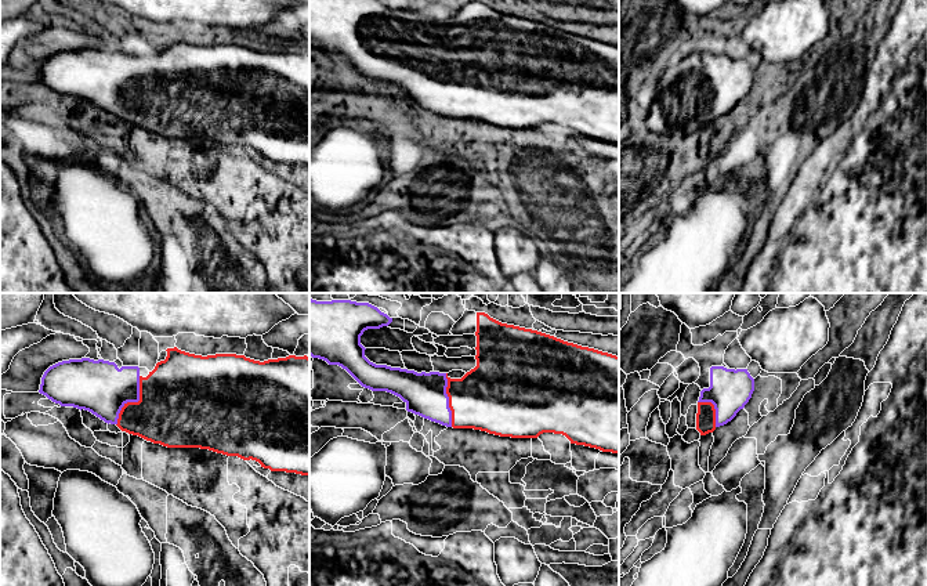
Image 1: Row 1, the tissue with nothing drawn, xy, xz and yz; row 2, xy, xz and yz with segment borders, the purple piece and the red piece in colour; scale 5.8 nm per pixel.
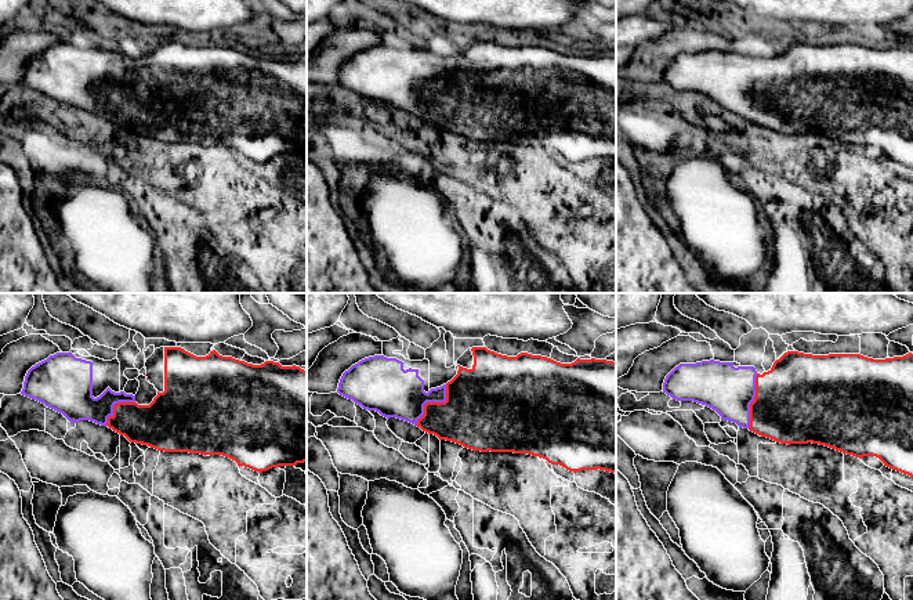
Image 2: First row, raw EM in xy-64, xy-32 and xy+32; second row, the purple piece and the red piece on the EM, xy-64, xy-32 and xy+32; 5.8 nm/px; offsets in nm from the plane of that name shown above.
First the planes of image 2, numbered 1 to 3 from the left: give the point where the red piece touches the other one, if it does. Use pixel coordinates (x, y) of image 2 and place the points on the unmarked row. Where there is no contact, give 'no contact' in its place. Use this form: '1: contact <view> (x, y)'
1: contact xy-64 (113, 96)
2: contact xy-32 (433, 91)
3: contact xy+32 (753, 90)

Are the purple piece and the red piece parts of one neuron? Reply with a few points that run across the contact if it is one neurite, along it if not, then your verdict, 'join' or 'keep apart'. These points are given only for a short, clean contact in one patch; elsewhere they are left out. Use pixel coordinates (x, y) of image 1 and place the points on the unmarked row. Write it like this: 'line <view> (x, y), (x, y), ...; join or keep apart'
line xy (100, 78), (111, 84), (133, 91), (176, 96); join

